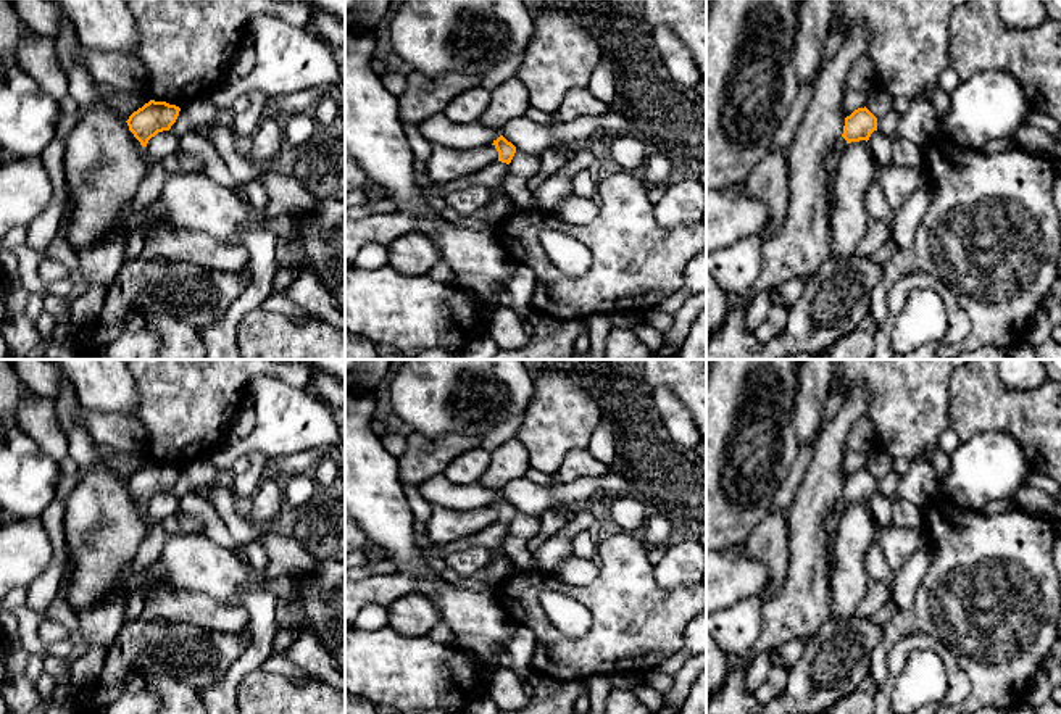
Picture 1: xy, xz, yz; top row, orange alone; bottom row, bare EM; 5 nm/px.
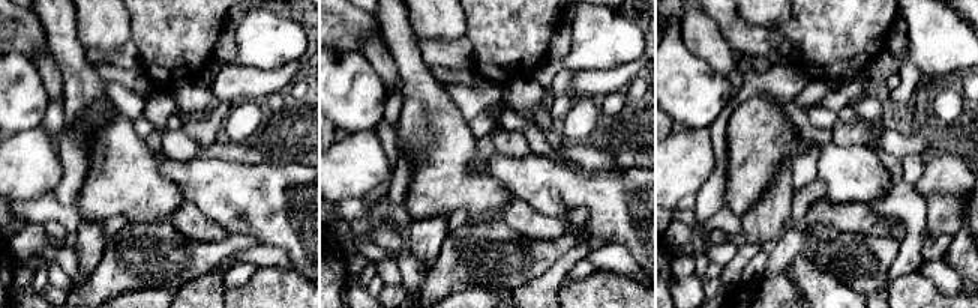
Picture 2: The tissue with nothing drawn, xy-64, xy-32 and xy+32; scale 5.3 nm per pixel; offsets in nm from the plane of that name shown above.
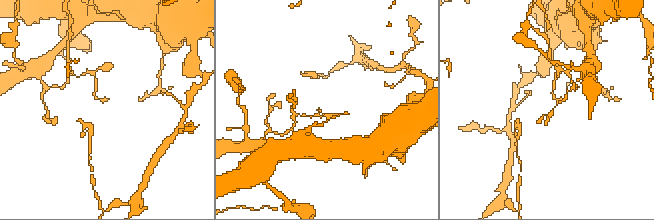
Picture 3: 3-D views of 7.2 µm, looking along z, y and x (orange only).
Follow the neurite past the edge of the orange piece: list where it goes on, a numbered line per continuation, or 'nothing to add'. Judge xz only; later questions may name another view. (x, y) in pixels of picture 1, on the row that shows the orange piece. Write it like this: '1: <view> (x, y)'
nothing to add

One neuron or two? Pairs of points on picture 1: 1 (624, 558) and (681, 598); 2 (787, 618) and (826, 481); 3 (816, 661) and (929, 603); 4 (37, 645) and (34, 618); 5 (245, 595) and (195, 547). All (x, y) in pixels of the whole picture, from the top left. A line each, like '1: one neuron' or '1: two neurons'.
1: one neuron
2: one neuron
3: two neurons
4: one neuron
5: two neurons

